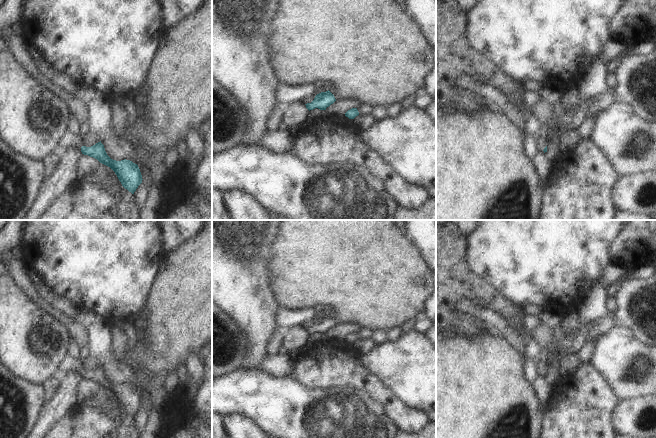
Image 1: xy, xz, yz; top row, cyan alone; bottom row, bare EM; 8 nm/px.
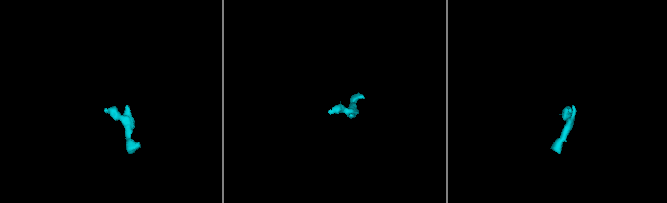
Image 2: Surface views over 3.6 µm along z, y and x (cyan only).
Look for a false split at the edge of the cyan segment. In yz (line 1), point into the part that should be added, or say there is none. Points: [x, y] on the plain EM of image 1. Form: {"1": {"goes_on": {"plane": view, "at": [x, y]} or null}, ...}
{"1": {"goes_on": {"plane": "yz", "at": [542, 365]}}}

